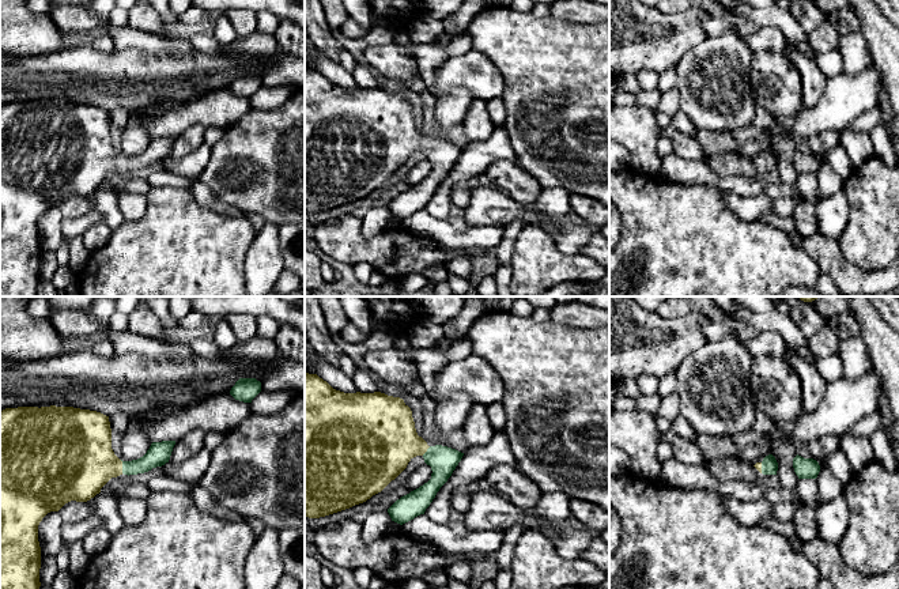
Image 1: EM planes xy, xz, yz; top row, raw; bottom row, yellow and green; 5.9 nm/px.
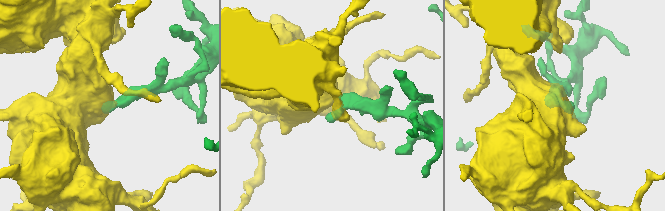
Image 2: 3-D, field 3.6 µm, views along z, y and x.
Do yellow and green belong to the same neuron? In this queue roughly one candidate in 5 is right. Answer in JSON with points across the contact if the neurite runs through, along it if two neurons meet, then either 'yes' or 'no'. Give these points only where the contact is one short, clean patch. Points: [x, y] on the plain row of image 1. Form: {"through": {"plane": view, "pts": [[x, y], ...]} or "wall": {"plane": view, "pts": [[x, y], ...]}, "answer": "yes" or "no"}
{"through": {"plane": "xy", "pts": [[80, 157], [121, 162], [138, 162], [158, 150]]}, "answer": "yes"}

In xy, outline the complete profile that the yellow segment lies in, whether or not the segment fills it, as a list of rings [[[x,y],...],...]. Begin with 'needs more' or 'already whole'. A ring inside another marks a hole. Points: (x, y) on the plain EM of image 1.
needs more; [[[18,102],[0,106],[0,297],[38,297],[41,242],[38,237],[38,220],[50,207],[58,207],[71,196],[87,197],[101,188],[101,184],[112,174],[120,170],[137,170],[162,162],[169,158],[175,136],[152,137],[147,148],[132,156],[120,155],[112,144],[112,124],[109,112],[90,105],[73,102]]]

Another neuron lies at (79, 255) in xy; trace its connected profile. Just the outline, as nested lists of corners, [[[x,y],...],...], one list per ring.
[[[73,238],[69,241],[69,267],[78,275],[83,265],[90,258],[90,252],[84,246],[82,238]]]

